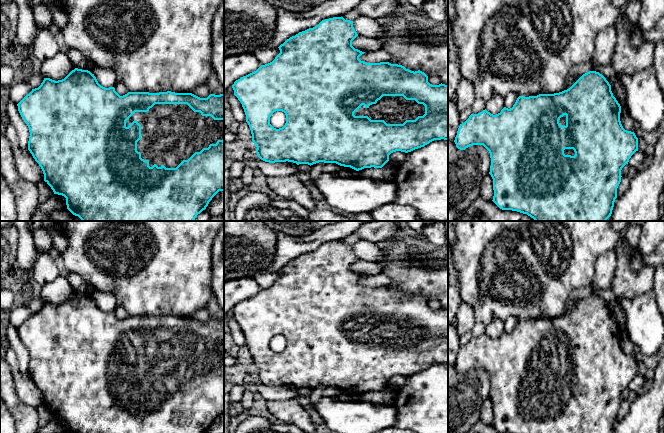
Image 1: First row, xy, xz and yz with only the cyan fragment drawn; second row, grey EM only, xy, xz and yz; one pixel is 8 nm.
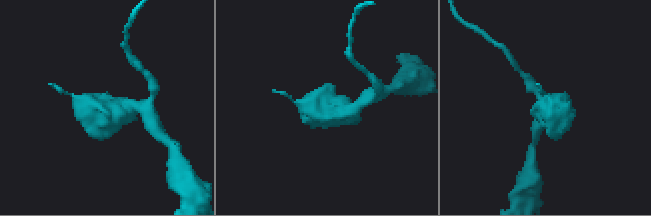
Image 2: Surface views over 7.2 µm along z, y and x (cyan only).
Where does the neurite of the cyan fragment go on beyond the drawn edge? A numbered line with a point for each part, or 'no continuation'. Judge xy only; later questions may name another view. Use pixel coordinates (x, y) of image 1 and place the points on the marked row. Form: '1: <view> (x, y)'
1: xy (170, 133)

